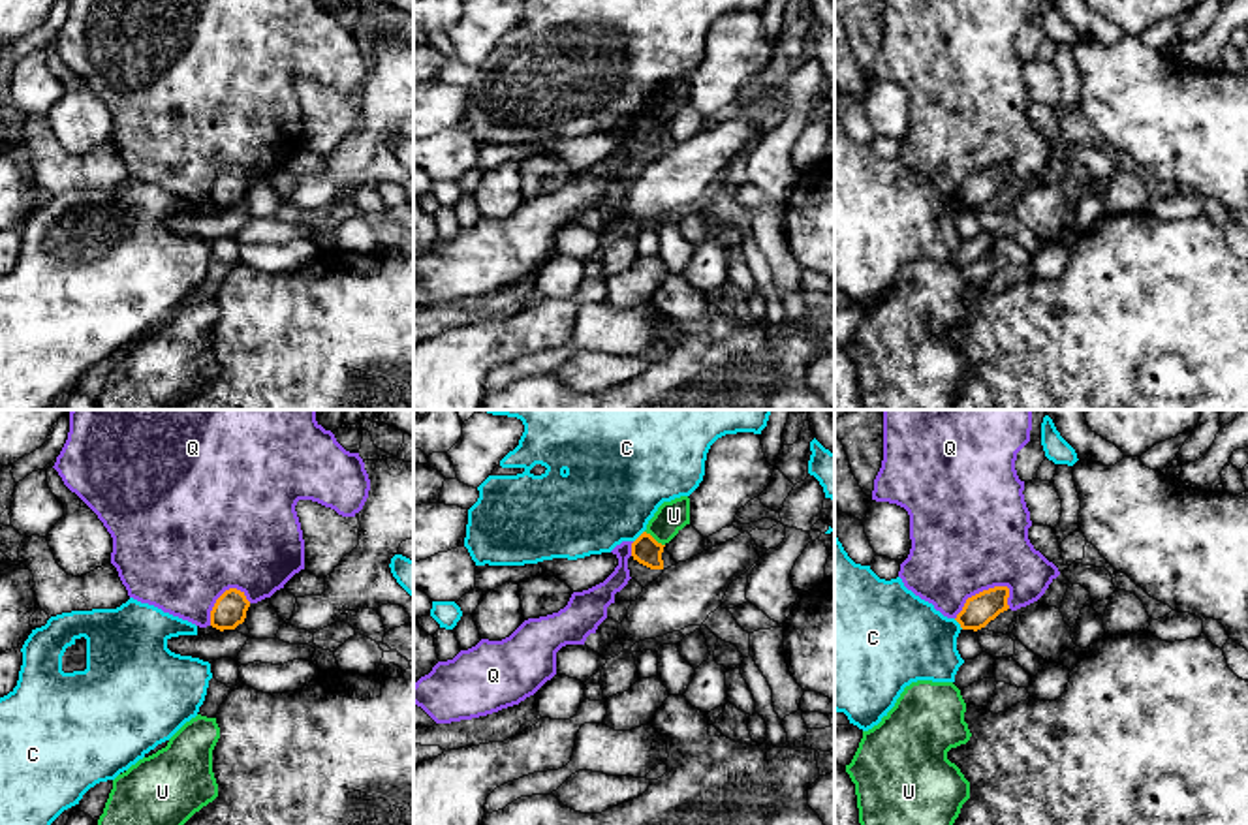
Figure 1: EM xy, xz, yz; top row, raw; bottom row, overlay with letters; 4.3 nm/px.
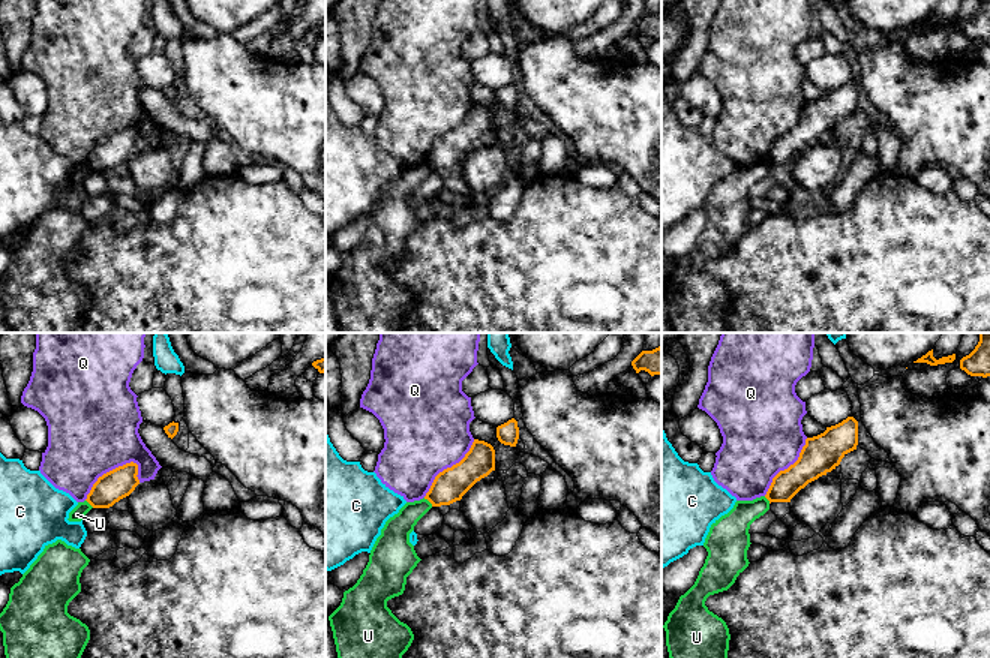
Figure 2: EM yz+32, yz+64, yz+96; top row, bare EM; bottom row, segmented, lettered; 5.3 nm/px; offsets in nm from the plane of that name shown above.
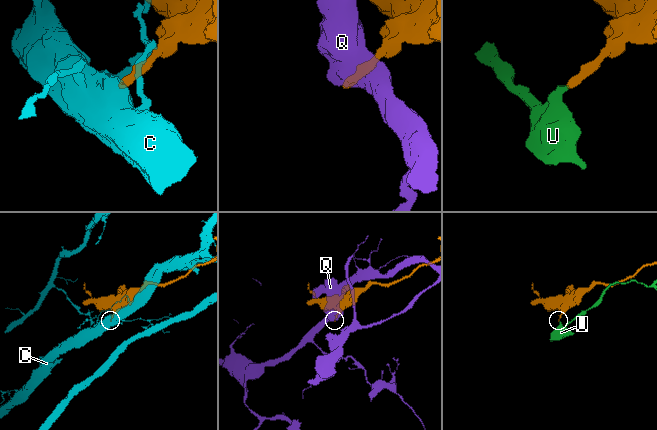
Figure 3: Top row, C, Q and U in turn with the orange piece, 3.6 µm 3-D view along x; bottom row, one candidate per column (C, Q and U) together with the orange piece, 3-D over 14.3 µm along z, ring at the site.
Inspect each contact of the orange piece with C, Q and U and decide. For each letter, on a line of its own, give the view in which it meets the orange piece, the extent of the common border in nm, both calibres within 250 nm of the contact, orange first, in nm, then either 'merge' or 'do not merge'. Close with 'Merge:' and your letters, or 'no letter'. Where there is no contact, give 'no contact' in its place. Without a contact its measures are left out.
C: contact in xz; length 70 nm; calibres 120 and 420 nm; do not merge
Q: contact in yz; length 280 nm; calibres 140 and 480 nm; do not merge
U: contact in xz; length 110 nm; calibres 120 and 130 nm; do not merge
Merge: no letter

